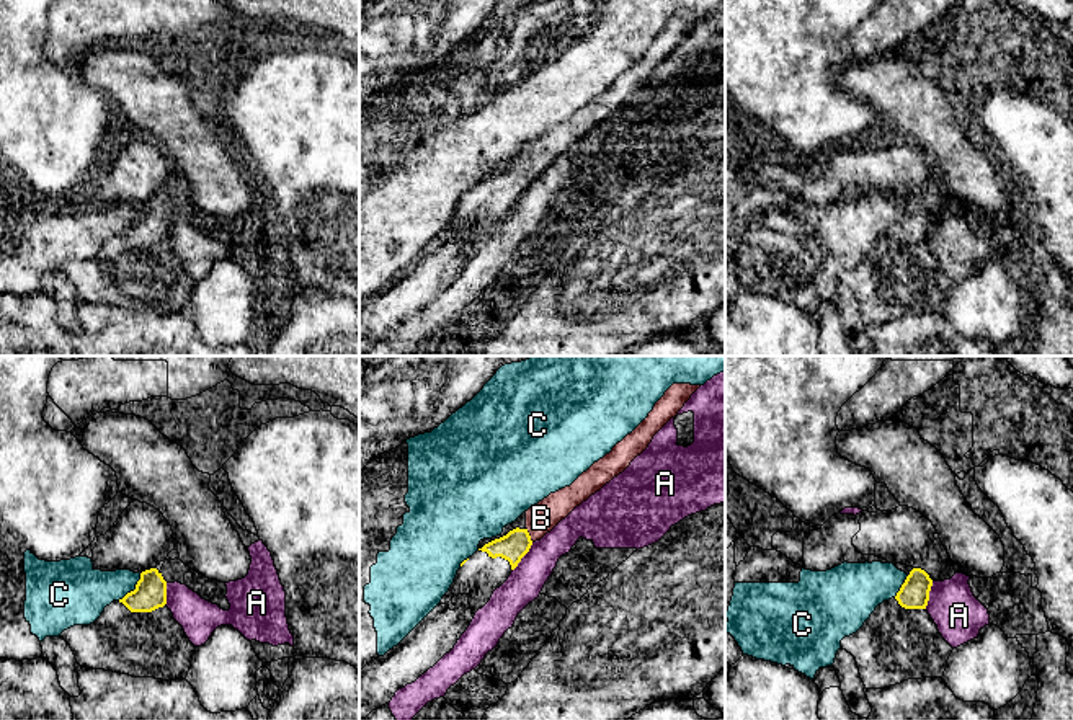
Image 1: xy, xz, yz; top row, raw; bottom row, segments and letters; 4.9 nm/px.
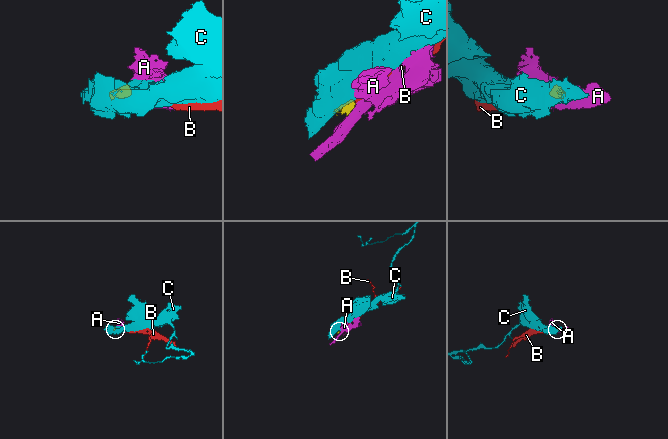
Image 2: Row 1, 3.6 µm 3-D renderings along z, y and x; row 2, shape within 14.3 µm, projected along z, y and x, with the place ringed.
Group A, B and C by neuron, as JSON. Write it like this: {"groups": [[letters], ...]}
{"groups": [["A"], ["B"], ["C"]]}

